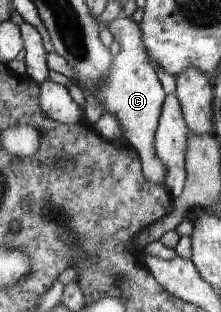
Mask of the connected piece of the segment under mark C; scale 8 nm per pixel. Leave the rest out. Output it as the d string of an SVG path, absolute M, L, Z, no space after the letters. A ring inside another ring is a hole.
M125 17L107 22L106 27L113 34L114 40L117 40L120 50L113 57L111 70L105 76L103 84L99 80L97 100L103 106L103 114L112 114L118 120L126 144L138 152L145 180L149 184L157 184L157 186L166 188L165 176L167 176L167 170L157 158L154 140L163 101L167 98L167 95L163 90L159 77L153 70L152 64L149 64L149 60L147 60L147 50L142 41L139 25L130 17Z

